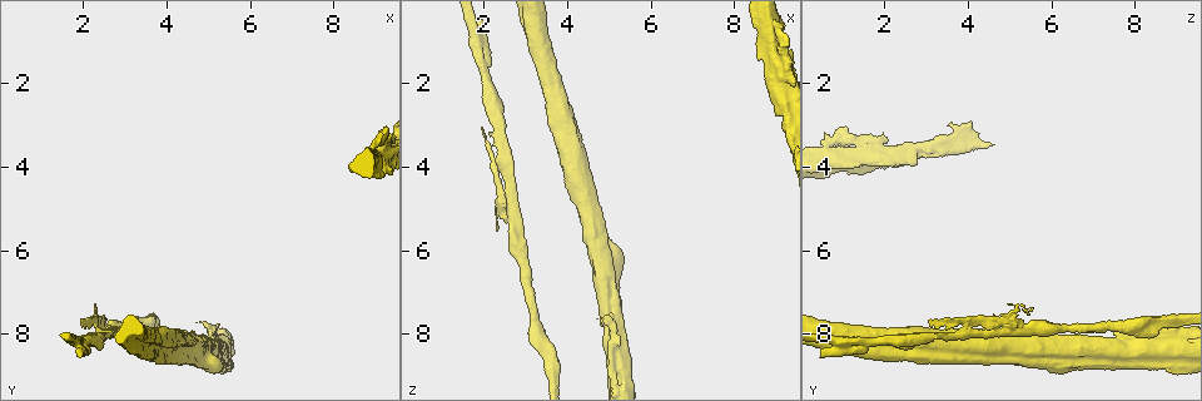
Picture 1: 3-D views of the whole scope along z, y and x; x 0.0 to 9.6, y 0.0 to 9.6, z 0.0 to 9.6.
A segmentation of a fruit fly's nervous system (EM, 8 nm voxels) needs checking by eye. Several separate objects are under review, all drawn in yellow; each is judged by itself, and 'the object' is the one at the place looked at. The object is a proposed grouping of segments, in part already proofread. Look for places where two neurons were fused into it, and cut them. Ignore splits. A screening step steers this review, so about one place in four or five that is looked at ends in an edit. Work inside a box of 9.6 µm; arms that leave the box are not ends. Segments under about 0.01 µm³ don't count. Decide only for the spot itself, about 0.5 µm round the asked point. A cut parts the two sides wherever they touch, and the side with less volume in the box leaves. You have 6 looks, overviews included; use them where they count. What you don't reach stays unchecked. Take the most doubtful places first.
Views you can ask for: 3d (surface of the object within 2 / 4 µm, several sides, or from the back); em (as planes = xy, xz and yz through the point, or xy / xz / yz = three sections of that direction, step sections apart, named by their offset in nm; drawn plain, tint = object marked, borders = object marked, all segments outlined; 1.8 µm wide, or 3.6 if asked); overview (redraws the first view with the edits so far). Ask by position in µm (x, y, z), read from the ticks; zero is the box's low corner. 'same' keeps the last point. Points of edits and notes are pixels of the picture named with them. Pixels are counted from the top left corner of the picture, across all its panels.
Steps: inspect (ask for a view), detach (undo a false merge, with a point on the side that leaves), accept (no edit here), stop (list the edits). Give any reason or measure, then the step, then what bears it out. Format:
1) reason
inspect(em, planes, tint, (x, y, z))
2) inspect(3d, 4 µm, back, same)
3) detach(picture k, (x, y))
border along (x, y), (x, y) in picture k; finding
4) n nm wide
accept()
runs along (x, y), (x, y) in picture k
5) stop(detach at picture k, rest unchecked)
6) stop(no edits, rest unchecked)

sudden change in width
inspect(3d, 4 µm, (5.10, 8.35, 8.00))

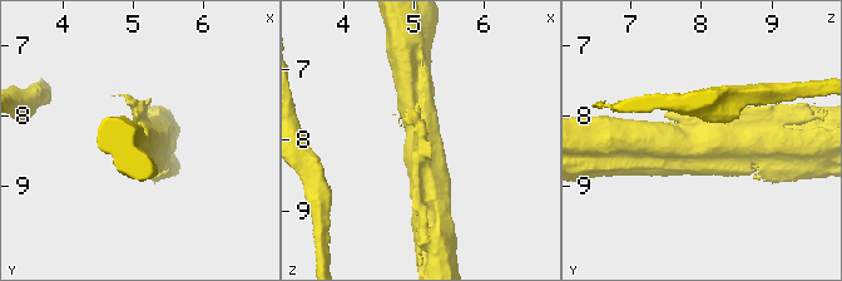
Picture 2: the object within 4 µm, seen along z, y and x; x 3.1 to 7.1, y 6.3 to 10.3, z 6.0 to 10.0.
now the EM
inspect(em, planes, tint, (5.10, 8.40, 8.00))

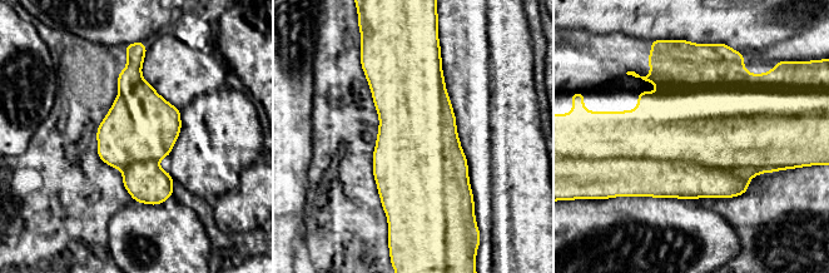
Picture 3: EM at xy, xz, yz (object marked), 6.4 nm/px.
480 nm wide
detach(picture 3, (653, 178))
two neurons meet here

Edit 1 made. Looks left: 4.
redraw
inspect(overview)

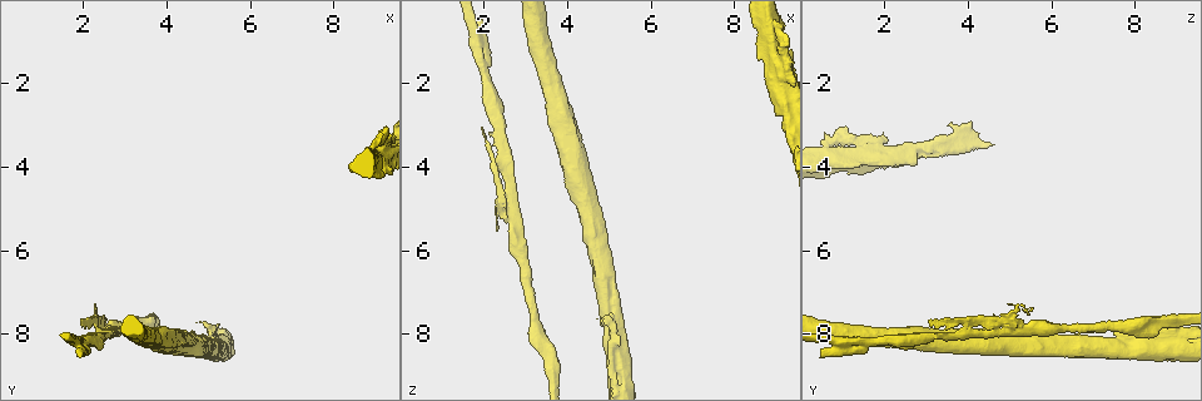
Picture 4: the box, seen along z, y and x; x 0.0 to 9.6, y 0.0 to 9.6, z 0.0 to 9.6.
abrupt turn
inspect(3d, 4 µm, (9.10, 3.55, 1.50))

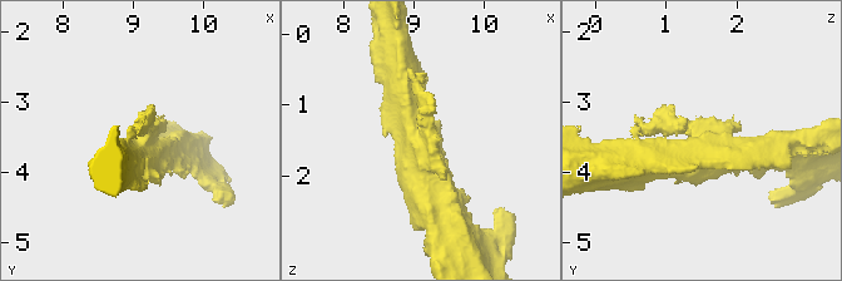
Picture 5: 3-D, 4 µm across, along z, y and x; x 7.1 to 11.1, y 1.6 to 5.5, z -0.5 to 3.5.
now the EM
inspect(em, 3.6 µm, planes, tint, (9.15, 3.55, 1.50))

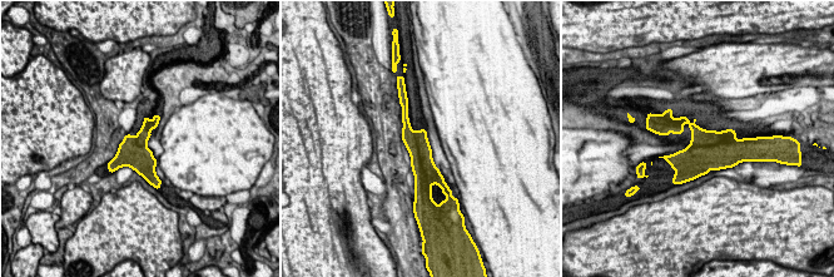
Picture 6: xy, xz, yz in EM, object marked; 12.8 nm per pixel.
300 nm wide
detach(picture 6, (699, 137))
the part that leaves runs along (668, 129), (689, 123), (701, 135), (729, 132) in picture 6; a second neuron is stuck on

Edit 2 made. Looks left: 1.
stop(detach at picture 3, detach at picture 6, rest unchecked)

